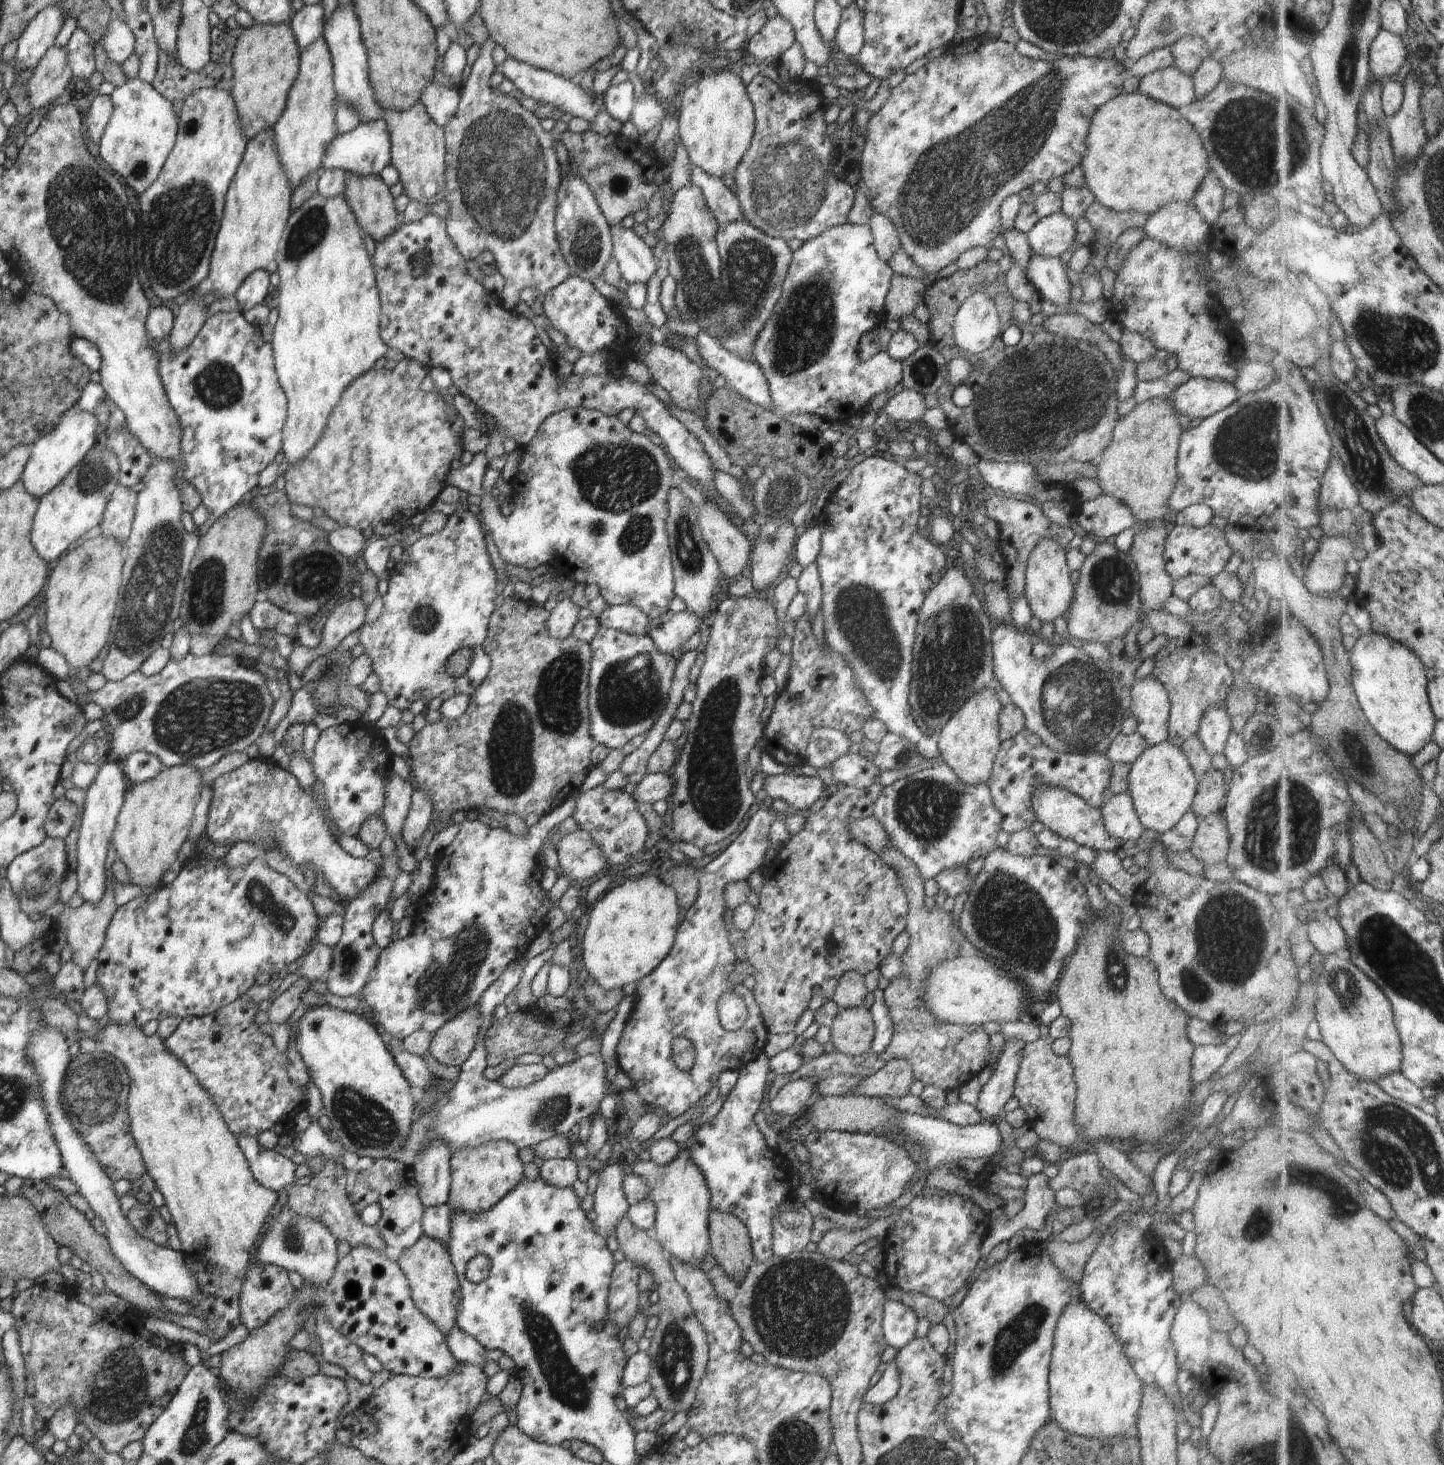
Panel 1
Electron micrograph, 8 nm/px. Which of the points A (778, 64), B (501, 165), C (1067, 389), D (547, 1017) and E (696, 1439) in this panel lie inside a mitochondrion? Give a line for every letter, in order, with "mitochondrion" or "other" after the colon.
A: other
B: mitochondrion
C: mitochondrion
D: other
E: other

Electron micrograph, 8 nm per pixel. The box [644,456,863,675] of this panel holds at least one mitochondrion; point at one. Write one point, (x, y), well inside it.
(777, 491)

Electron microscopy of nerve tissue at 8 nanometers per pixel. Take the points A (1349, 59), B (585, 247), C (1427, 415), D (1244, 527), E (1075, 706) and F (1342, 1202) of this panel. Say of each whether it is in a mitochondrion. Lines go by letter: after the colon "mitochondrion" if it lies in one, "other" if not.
A: mitochondrion
B: mitochondrion
C: mitochondrion
D: other
E: mitochondrion
F: mitochondrion

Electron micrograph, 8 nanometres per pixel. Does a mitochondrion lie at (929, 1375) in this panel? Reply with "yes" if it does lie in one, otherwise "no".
no

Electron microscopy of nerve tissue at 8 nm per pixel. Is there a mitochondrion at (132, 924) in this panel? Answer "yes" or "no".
no

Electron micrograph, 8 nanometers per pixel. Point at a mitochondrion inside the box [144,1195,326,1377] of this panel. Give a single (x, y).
(292, 1237)

